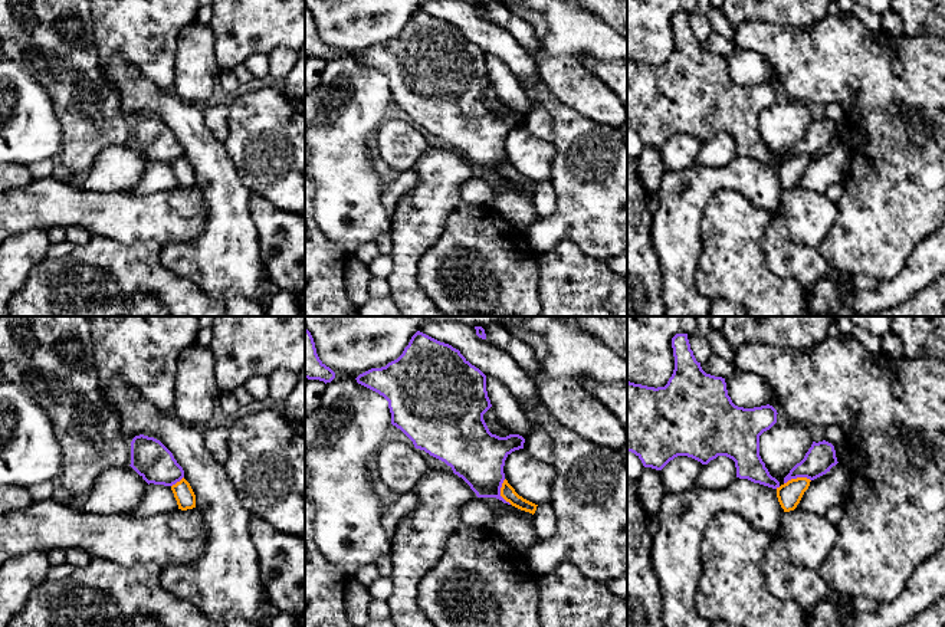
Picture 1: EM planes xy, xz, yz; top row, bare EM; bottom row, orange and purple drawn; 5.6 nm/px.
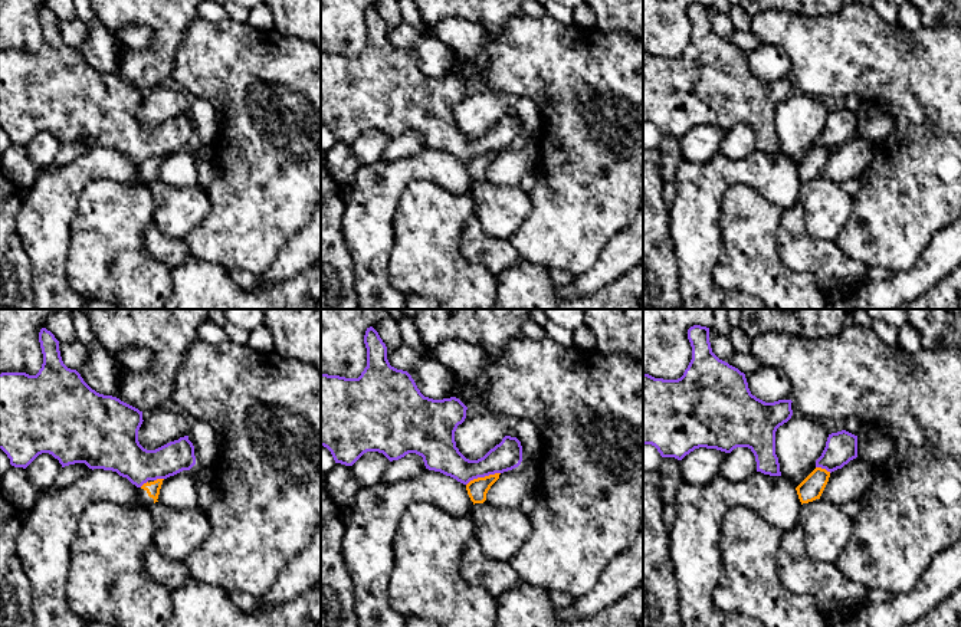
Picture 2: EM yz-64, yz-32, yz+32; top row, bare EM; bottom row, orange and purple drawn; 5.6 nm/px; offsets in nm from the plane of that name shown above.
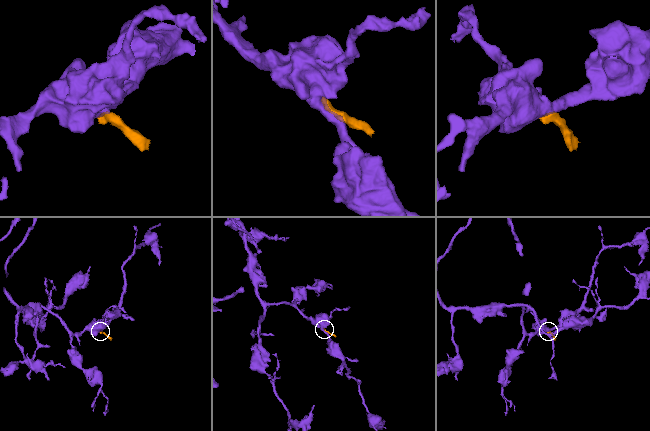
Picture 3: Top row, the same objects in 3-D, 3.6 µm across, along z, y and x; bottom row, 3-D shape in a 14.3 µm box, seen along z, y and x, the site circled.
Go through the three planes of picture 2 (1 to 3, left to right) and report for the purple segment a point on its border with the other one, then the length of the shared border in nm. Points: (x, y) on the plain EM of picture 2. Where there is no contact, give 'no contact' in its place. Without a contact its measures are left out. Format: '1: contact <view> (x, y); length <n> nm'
1: contact yz-64 (158, 157); length 60 nm
2: contact yz-32 (482, 156); length 200 nm
3: contact yz+32 (823, 147); length 90 nm

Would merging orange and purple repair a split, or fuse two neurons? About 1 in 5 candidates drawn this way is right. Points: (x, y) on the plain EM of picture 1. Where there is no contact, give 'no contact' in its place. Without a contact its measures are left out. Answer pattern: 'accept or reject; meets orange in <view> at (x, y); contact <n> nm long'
reject; meets orange in xz at (501, 170); contact 150 nm long

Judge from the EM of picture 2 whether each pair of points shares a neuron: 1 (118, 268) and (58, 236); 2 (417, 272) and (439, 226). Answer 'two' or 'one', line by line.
1: two
2: one

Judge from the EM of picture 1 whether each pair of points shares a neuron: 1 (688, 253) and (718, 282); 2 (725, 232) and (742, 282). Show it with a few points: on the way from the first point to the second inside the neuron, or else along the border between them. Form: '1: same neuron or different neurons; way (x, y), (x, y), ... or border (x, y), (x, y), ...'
1: different neurons; border (699, 229), (696, 289), (706, 296)
2: same neuron; way (732, 245), (732, 266), (735, 269)

